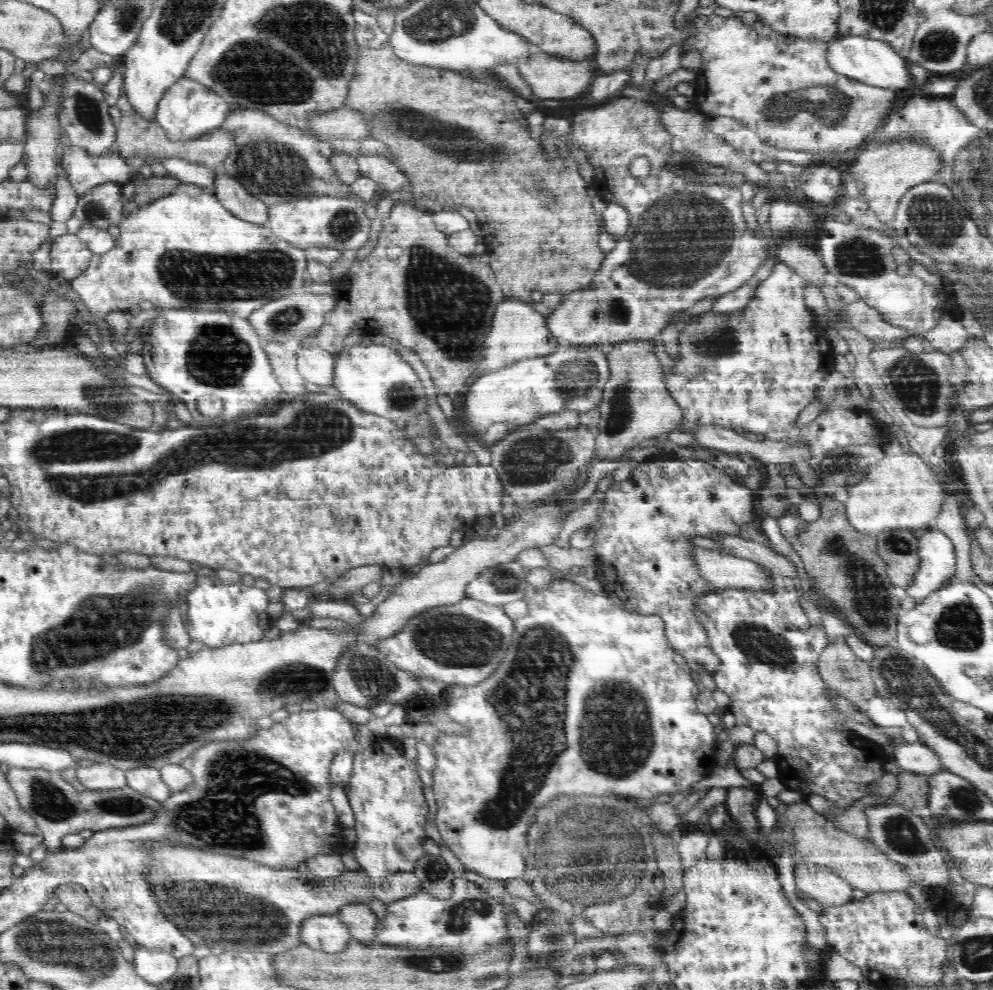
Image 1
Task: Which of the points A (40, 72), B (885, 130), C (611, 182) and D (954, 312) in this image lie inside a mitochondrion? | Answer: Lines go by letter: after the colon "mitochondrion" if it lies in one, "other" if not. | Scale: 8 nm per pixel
A: other
B: other
C: other
D: other

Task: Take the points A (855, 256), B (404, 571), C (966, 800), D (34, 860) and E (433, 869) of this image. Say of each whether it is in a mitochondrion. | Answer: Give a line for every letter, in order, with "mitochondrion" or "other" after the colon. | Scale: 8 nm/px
A: mitochondrion
B: other
C: mitochondrion
D: other
E: mitochondrion

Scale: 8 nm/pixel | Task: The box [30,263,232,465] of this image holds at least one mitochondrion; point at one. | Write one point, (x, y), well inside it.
(107, 402)

